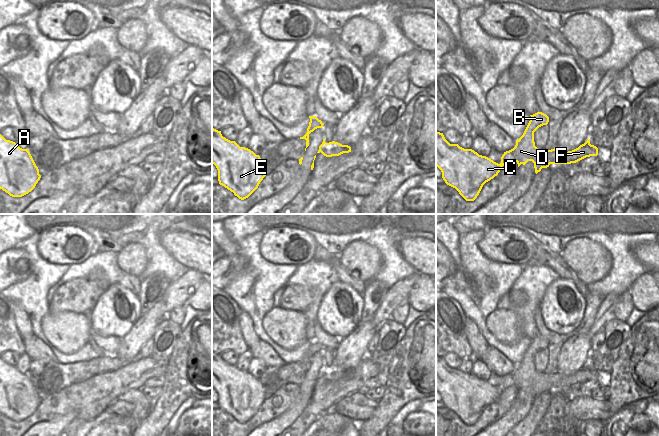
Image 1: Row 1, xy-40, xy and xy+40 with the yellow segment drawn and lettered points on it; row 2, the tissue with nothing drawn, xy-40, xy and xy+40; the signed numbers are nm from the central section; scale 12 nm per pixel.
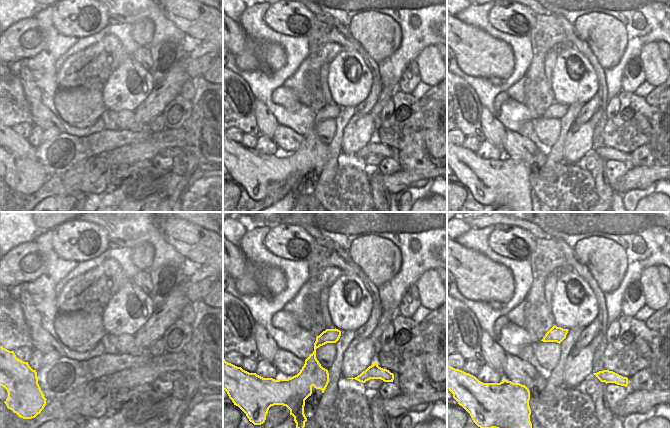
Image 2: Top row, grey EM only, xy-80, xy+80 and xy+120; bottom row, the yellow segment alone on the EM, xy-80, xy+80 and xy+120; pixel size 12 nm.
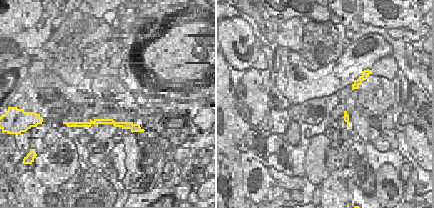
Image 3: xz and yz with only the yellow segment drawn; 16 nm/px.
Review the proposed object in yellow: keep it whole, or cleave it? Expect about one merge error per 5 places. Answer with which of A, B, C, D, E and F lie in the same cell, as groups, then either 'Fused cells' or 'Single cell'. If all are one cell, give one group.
Groups: A B C D E F. Single cell.

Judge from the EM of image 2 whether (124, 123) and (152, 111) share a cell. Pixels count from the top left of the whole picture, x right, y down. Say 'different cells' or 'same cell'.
different cells

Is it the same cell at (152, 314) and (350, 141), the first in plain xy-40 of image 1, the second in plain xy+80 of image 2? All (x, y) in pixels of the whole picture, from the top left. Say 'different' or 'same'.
same

